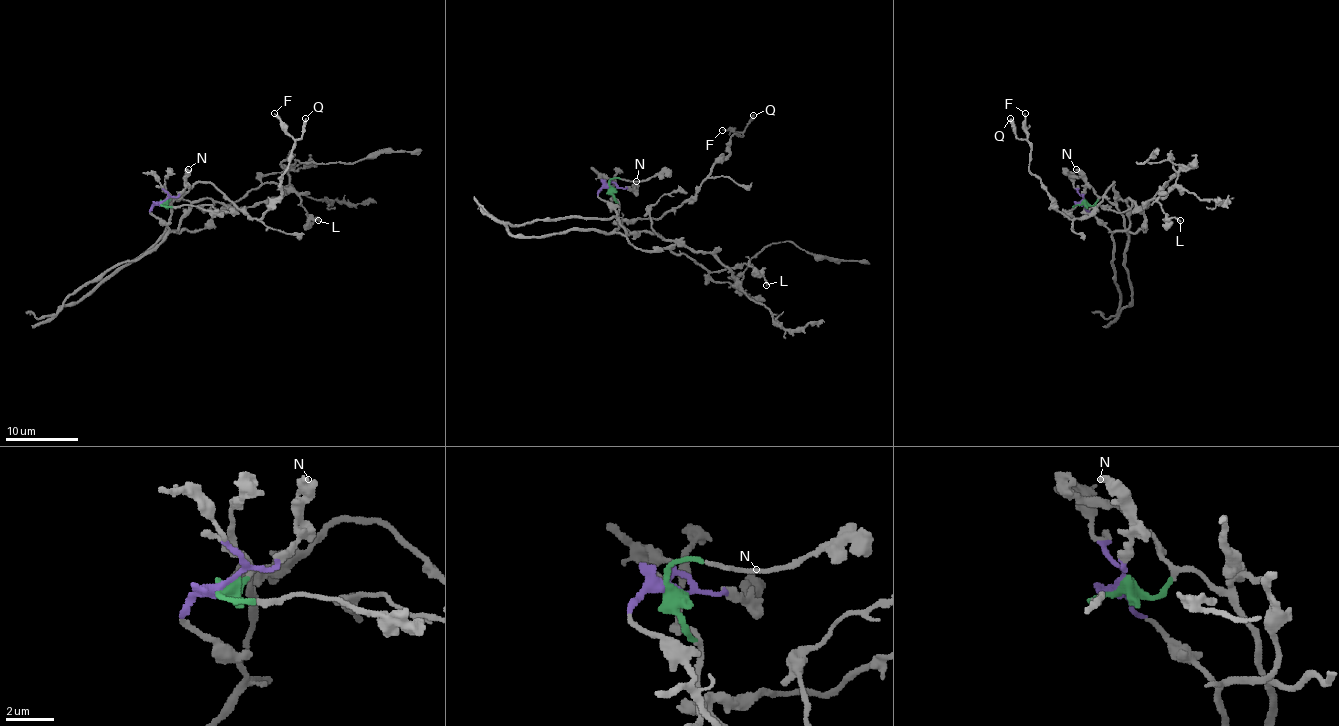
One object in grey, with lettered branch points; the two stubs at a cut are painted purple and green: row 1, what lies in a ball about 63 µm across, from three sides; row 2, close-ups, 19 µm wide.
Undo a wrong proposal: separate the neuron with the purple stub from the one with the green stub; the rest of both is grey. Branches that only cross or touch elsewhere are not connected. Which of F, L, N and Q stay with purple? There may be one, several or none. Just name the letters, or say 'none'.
N

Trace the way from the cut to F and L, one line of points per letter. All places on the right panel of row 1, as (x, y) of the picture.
F: (1082, 202), (1113, 200), (1113, 182), (1086, 216), (1062, 214), (1030, 171), (1024, 112)
L: (1082, 202), (1106, 198), (1135, 233), (1144, 229), (1144, 209), (1166, 183), (1157, 200), (1170, 218), (1181, 220)

